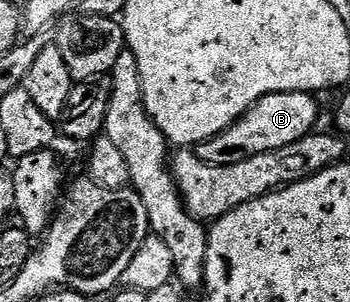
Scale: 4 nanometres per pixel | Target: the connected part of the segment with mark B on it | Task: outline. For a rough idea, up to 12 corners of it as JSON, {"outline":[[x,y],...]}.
{"outline":[[308,92],[260,98],[228,130],[197,145],[200,162],[300,142],[319,127]]}

